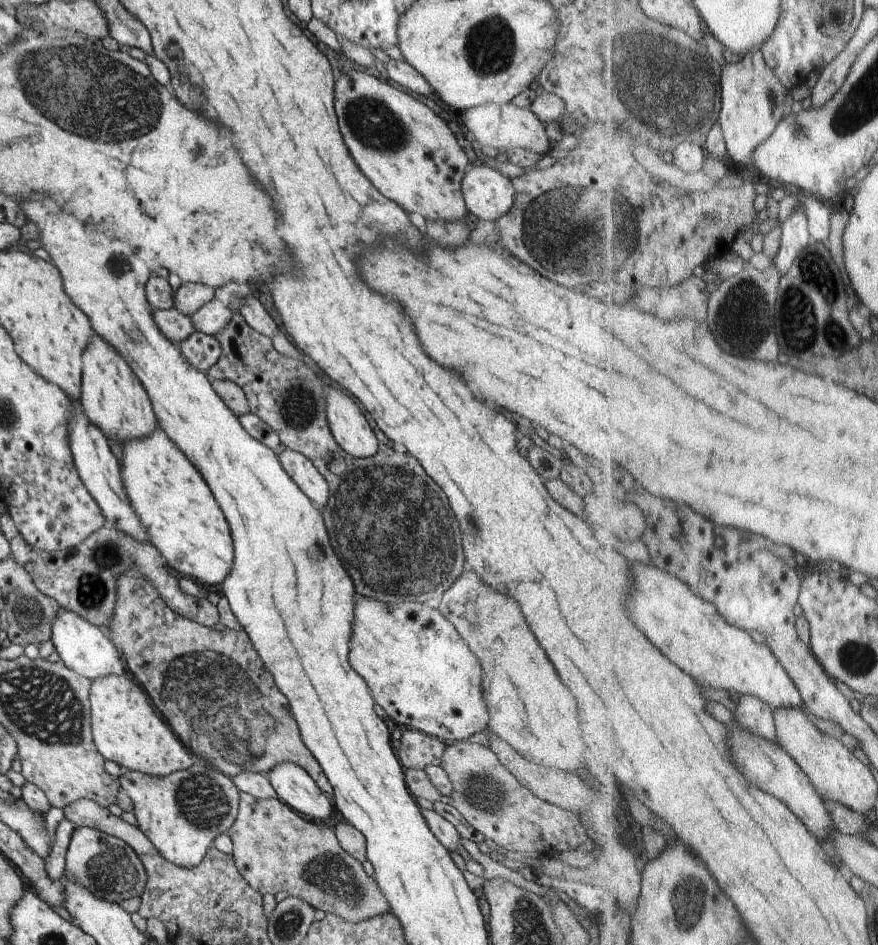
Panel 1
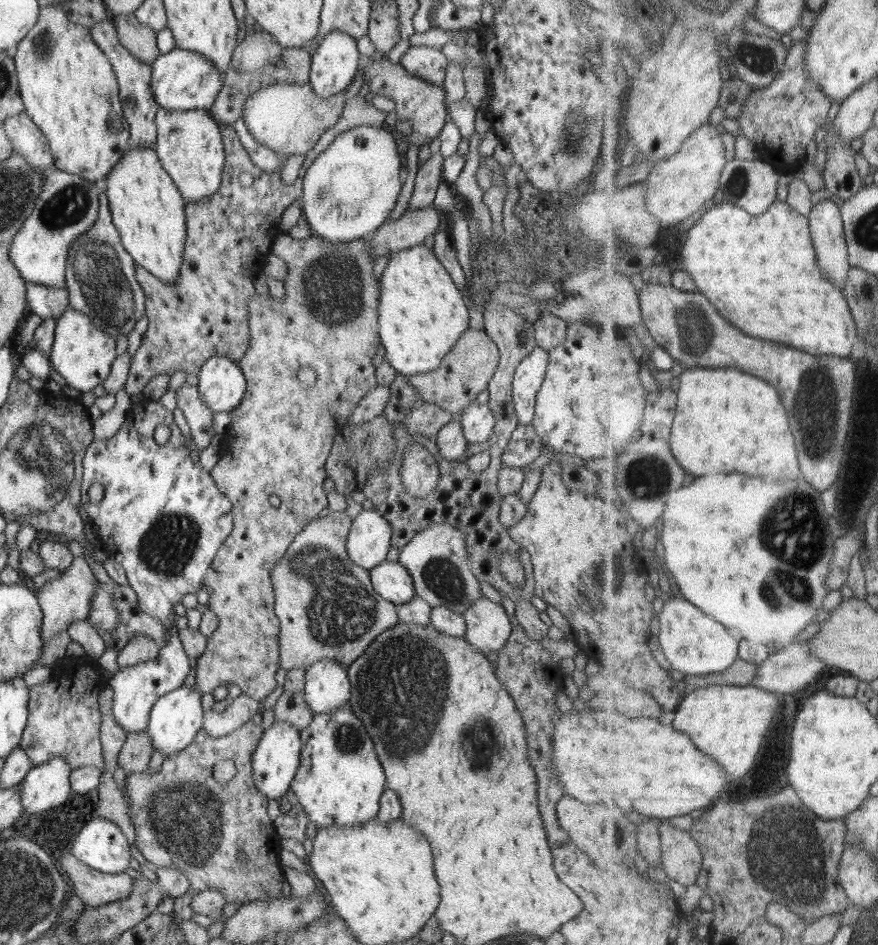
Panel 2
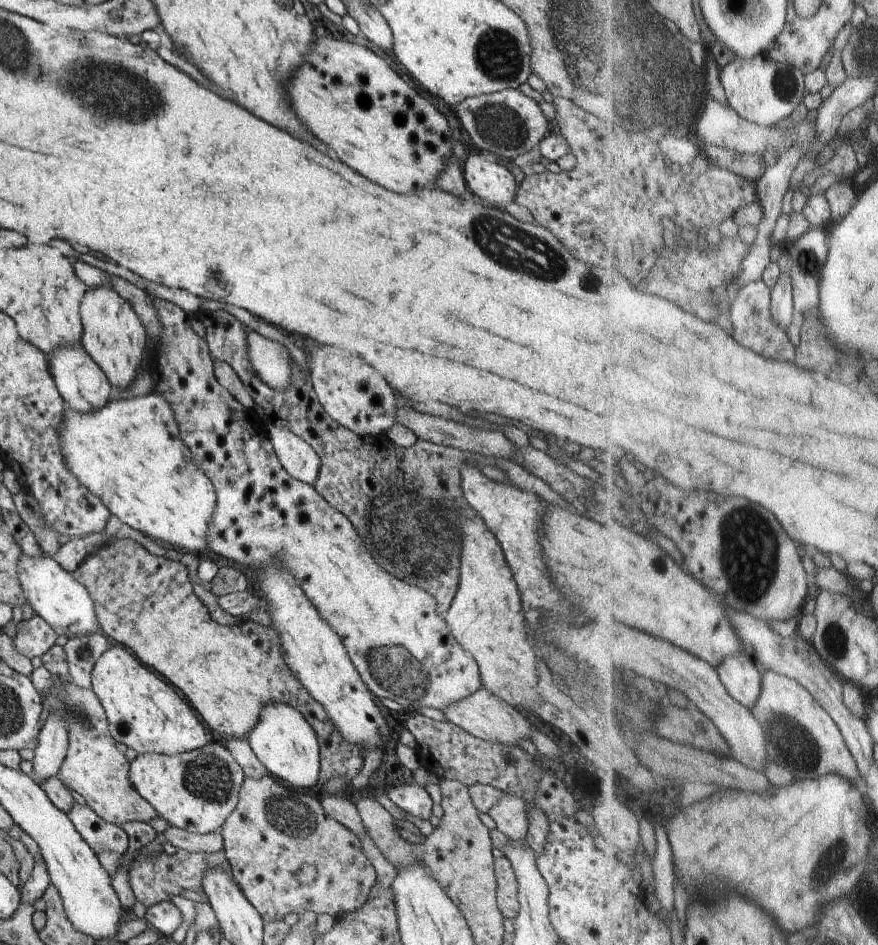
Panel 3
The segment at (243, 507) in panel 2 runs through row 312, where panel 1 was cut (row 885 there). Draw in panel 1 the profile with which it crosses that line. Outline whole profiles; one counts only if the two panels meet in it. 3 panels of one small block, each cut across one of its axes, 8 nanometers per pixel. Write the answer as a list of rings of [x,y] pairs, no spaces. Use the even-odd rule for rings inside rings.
[[[241,791],[239,811],[227,835],[233,842],[235,867],[244,875],[246,882],[261,894],[286,892],[286,896],[300,897],[318,910],[354,922],[391,912],[390,903],[375,878],[366,875],[362,863],[339,845],[335,831],[324,823],[306,818],[277,797],[258,799]]]

